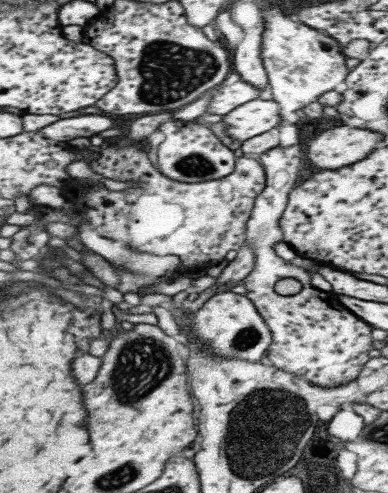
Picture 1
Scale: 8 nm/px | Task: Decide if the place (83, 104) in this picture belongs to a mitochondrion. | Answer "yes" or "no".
no

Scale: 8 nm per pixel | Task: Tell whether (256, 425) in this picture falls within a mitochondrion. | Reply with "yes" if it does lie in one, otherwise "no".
yes

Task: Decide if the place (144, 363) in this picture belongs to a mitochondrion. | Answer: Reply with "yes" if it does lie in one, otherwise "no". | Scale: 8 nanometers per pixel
yes

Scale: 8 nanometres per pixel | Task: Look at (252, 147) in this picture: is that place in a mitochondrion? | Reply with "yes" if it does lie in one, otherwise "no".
no

